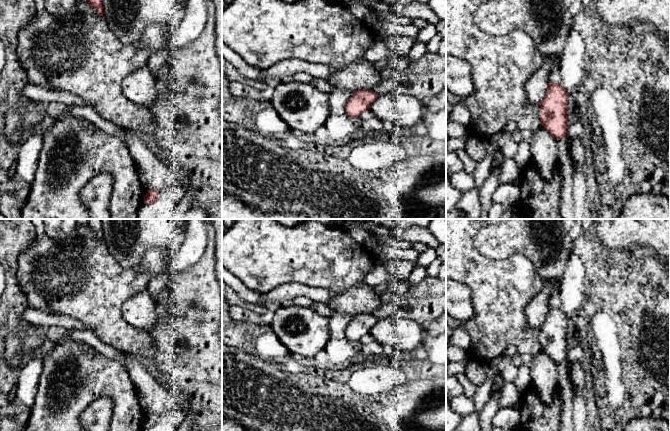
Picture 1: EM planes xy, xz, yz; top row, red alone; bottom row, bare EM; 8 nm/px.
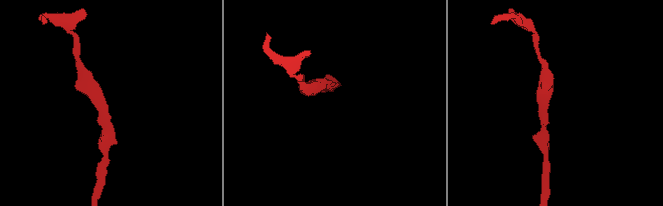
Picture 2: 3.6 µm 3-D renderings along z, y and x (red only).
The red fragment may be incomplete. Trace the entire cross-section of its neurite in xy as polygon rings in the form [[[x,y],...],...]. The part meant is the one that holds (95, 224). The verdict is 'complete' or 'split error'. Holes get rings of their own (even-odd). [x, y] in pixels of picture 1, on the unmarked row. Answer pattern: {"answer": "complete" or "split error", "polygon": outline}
{"answer": "complete", "polygon": [[[89,219],[88,227],[95,232],[99,240],[103,240],[102,221],[101,219]]]}

